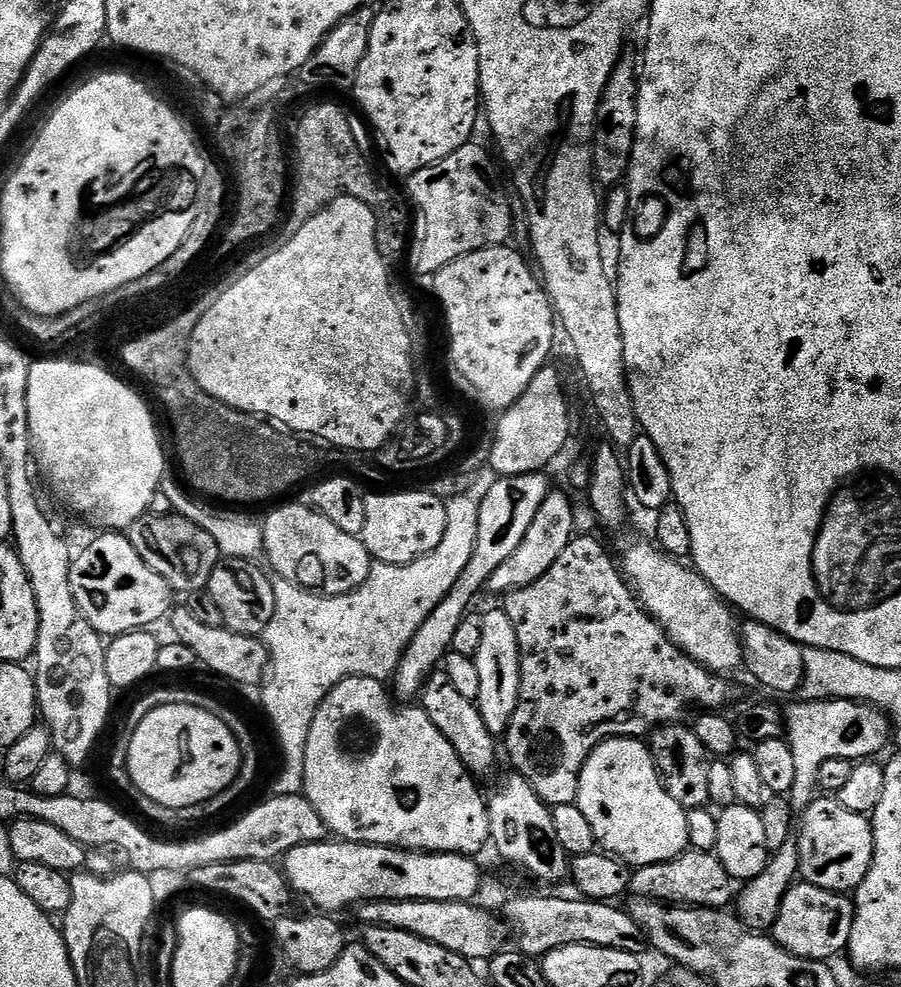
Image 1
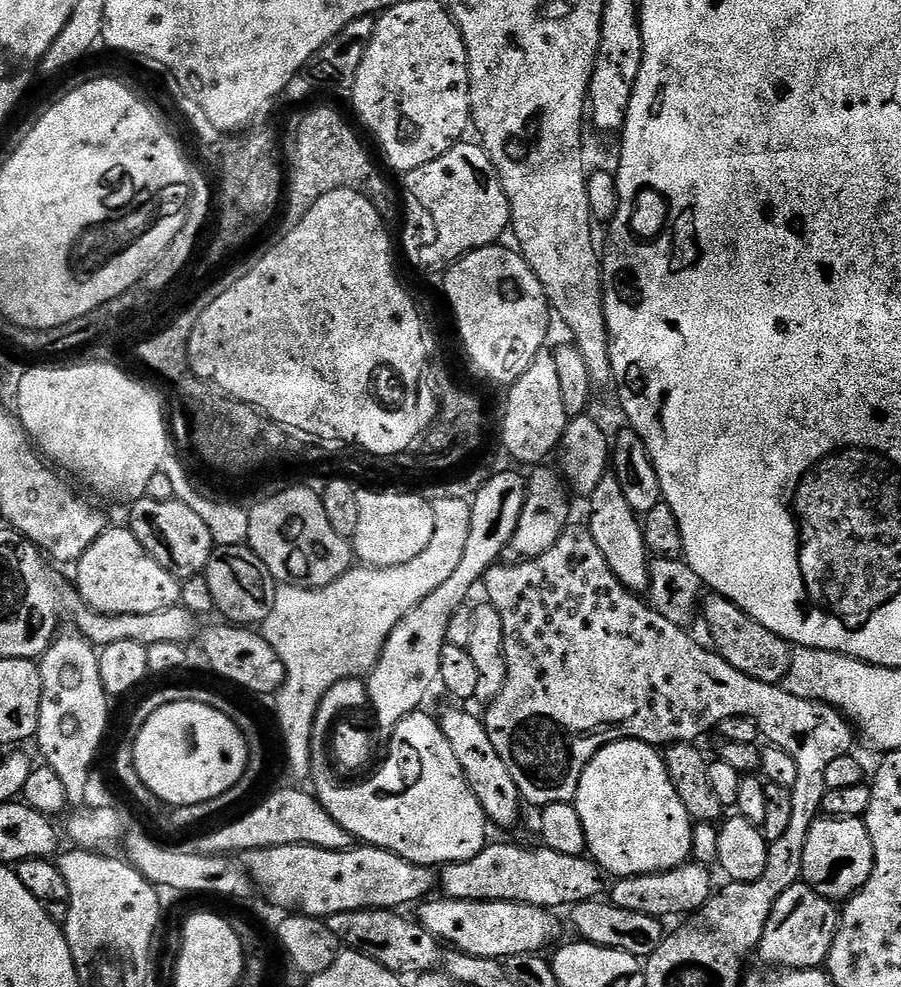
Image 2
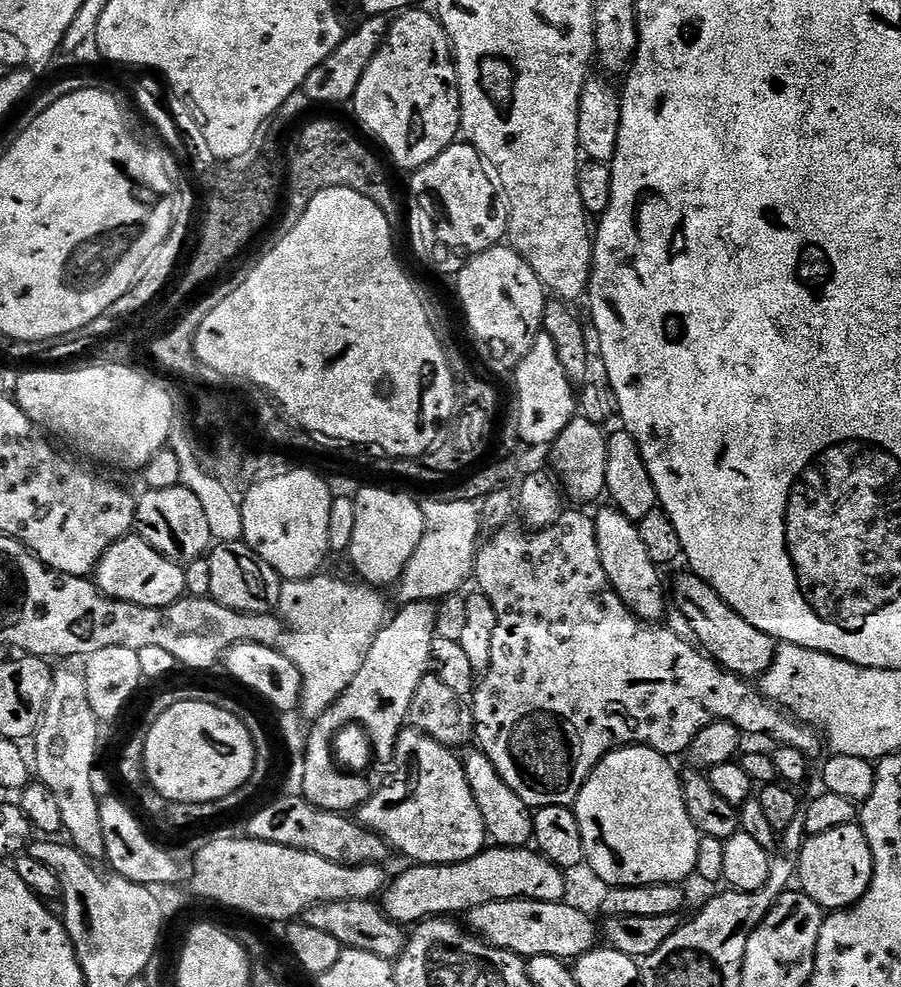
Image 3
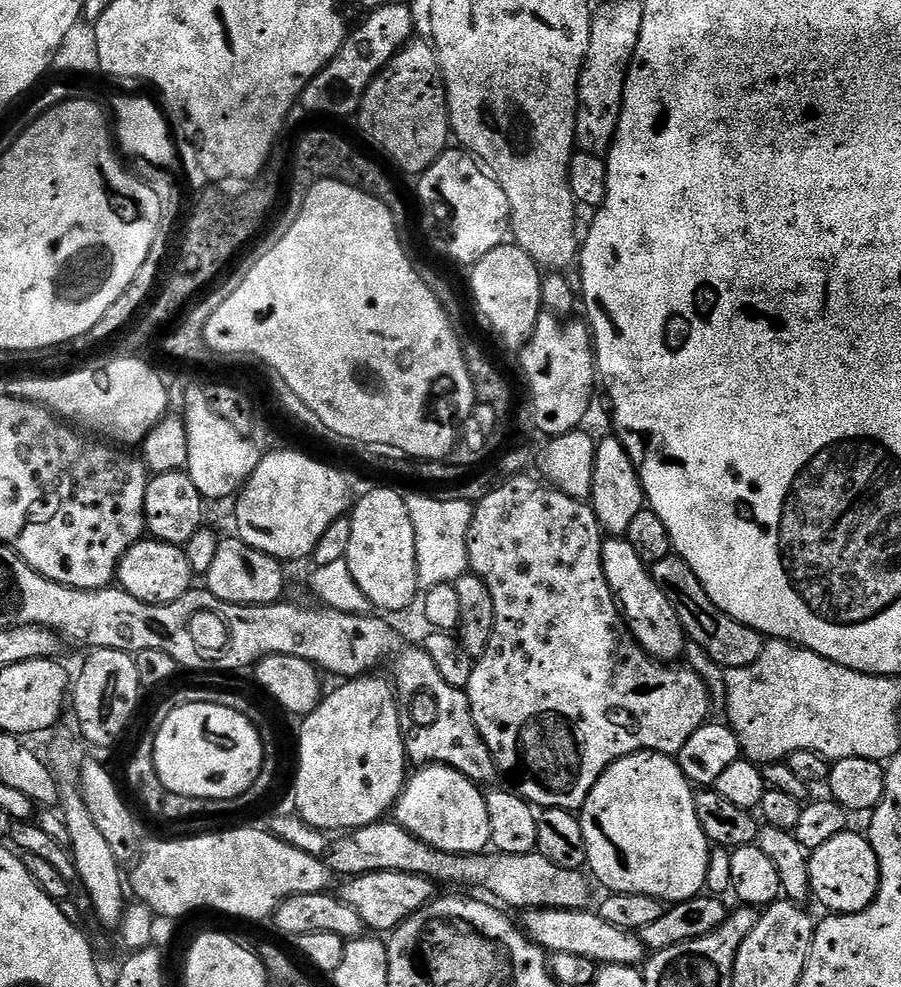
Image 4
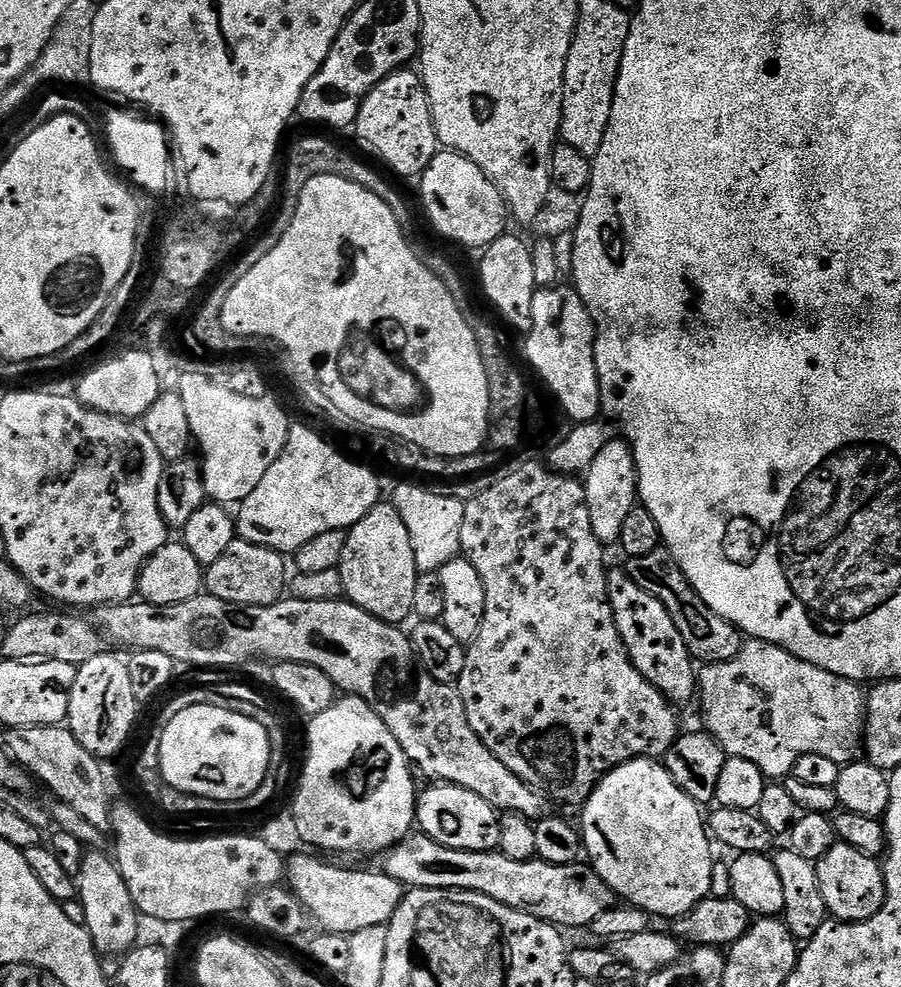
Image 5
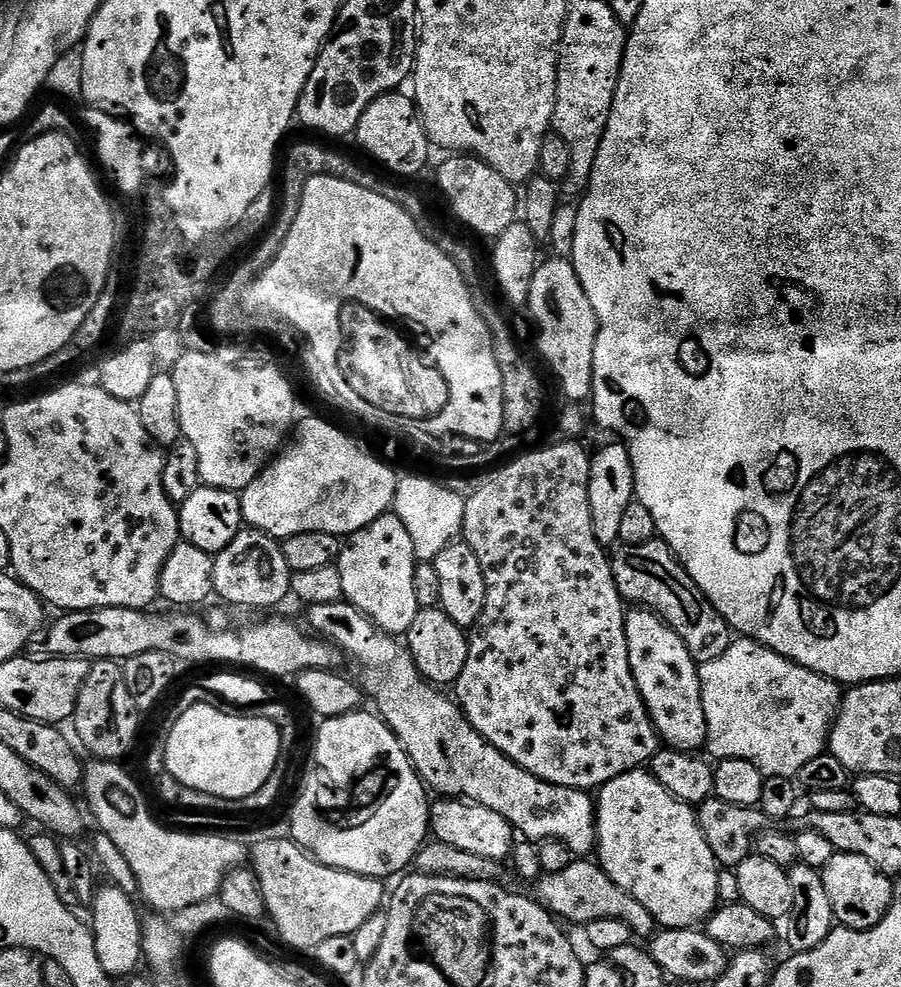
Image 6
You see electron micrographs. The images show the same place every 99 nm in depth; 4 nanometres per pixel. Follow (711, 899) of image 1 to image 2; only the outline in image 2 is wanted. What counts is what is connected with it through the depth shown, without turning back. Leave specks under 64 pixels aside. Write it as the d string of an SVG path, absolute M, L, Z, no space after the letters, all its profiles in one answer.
M689 862L671 868L668 872L651 872L645 876L622 876L615 881L610 903L622 910L634 910L634 914L646 914L657 918L684 916L687 912L699 913L712 896L712 876L703 864Z

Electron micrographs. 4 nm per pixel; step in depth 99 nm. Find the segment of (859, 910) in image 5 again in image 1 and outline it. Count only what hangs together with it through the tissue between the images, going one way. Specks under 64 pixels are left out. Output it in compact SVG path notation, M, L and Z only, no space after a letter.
M817 798L804 809L798 820L795 841L803 883L813 884L822 890L851 893L866 878L872 865L874 834L871 819L854 814L854 810L846 810L846 806L834 798Z

